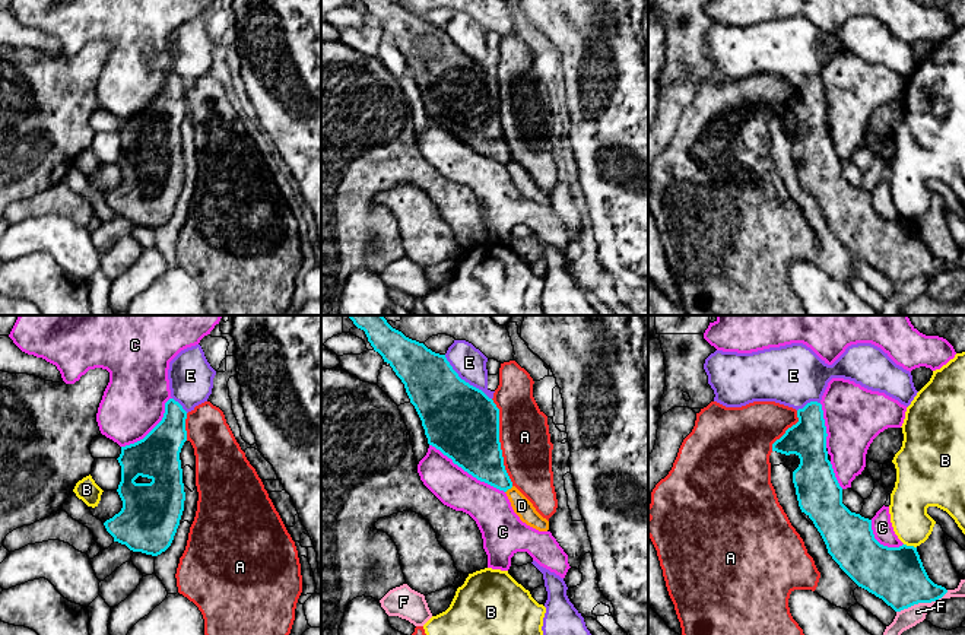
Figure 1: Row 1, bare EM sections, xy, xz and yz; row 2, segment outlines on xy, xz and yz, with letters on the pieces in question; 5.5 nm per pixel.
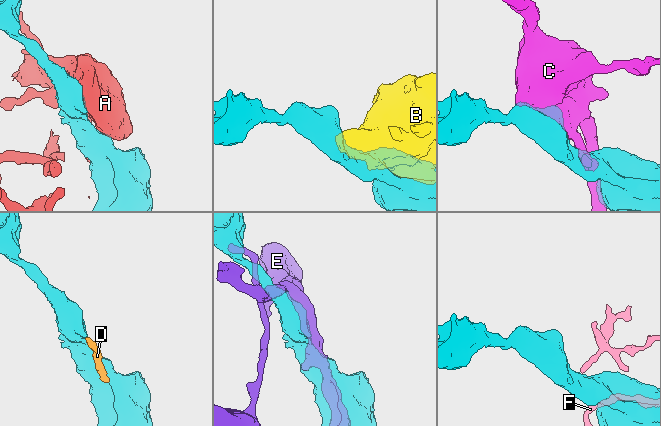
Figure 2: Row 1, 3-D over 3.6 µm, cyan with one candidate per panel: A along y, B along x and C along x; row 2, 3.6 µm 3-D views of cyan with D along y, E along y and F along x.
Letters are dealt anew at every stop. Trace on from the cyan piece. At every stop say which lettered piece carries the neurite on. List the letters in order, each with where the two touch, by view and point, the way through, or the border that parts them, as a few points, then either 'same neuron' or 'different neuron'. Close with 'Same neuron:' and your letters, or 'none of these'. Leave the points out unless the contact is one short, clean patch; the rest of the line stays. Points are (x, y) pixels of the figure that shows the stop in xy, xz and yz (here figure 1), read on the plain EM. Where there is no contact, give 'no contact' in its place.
A: meets cyan in xz at (500, 116); different neuron
B: meets cyan in yz at (910, 219); different neuron
C: meets cyan in xz at (467, 145); different neuron
D: meets cyan in xz at (508, 161); border along xz (513, 159), (505, 165); different neuron
E: meets cyan in xz at (463, 53); different neuron
F: meets cyan in yz at (921, 275); different neuron
Same neuron: none of these

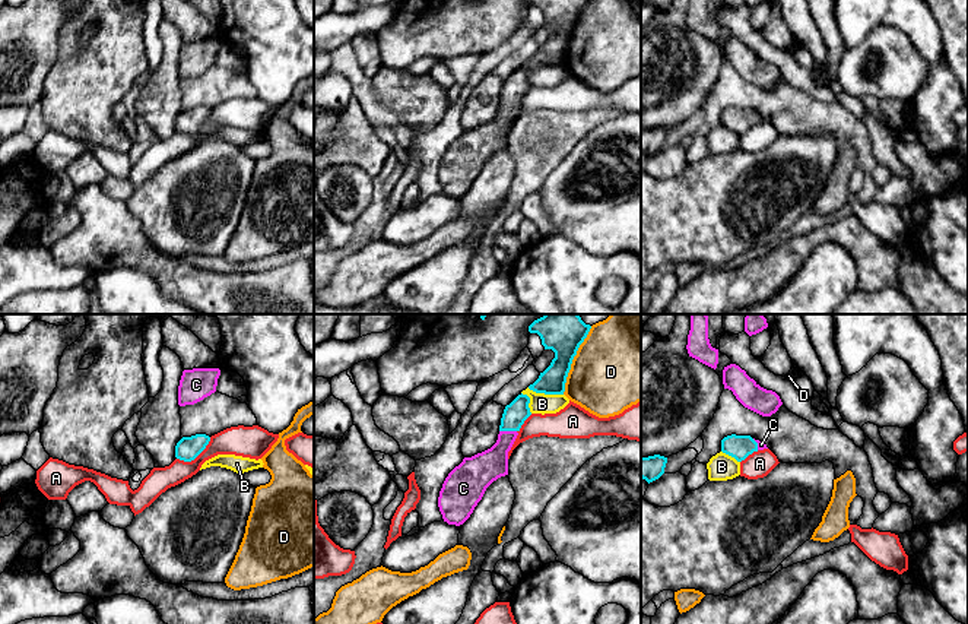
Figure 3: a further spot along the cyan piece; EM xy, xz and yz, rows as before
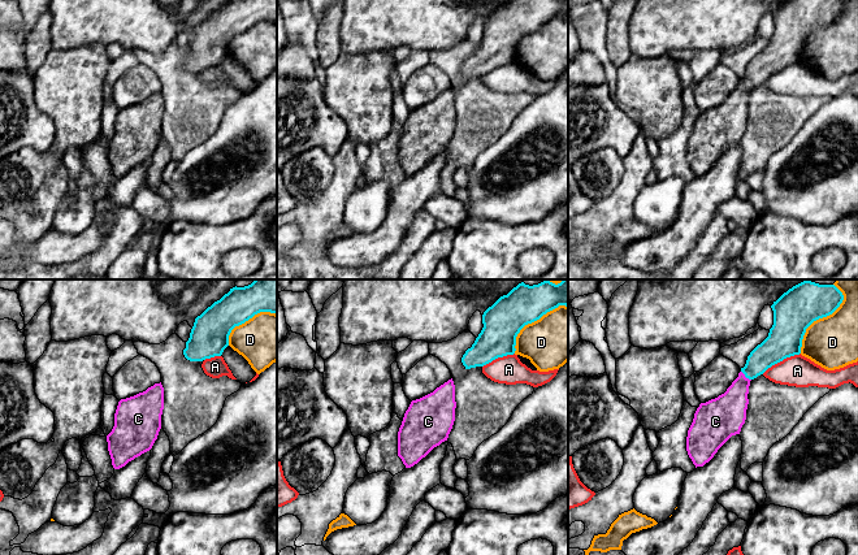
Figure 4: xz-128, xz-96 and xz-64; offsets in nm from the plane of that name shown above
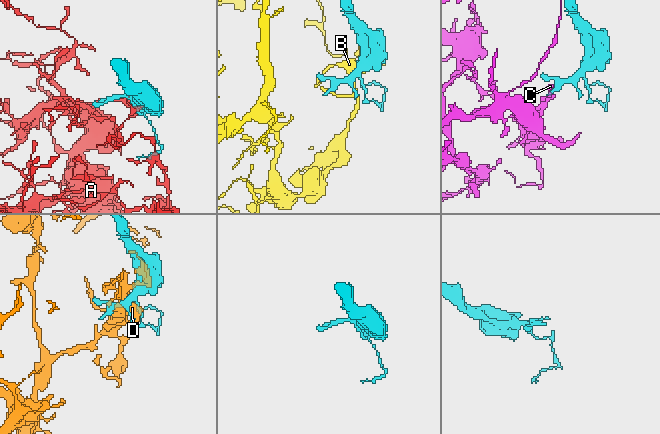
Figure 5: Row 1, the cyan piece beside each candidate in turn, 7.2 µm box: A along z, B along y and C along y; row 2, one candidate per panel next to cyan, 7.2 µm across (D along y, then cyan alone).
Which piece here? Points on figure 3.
A: meets cyan in xy at (196, 129); different neuron
B: meets cyan in xz at (545, 66); different neuron
C: meets cyan in xz at (508, 103); runs through xz (514, 86), (508, 103), (504, 117), (484, 141); same neuron
D: meets cyan in xz at (571, 34); different neuron
Same neuron: C

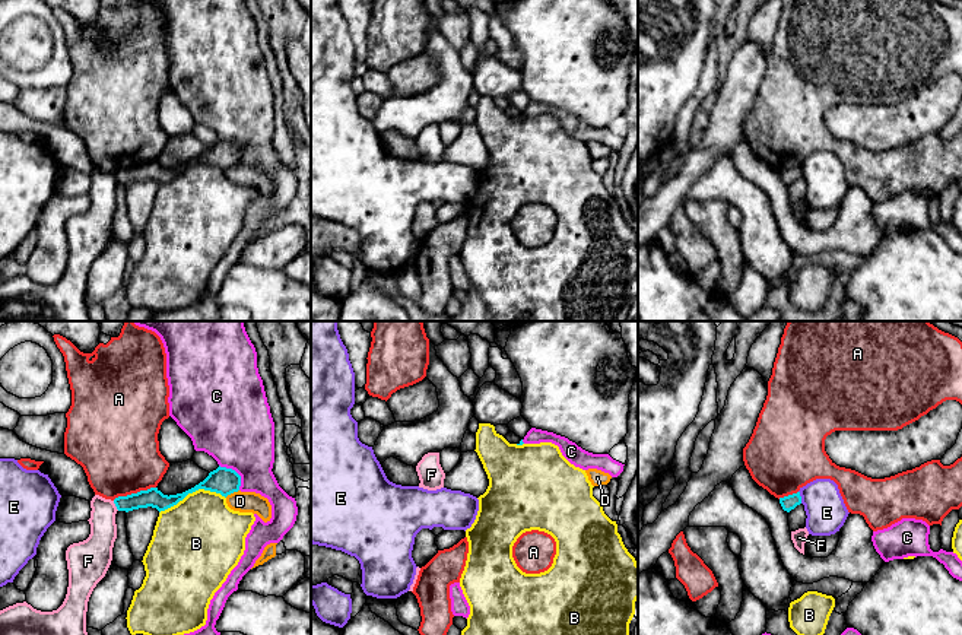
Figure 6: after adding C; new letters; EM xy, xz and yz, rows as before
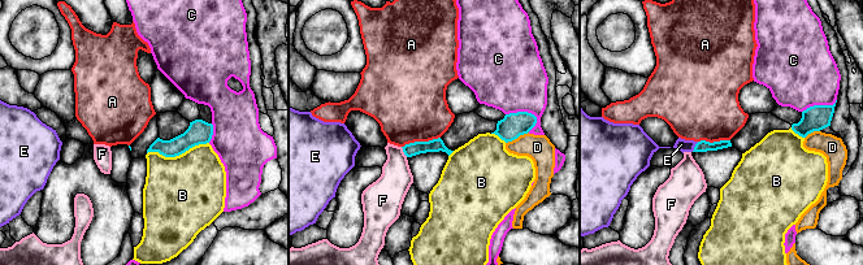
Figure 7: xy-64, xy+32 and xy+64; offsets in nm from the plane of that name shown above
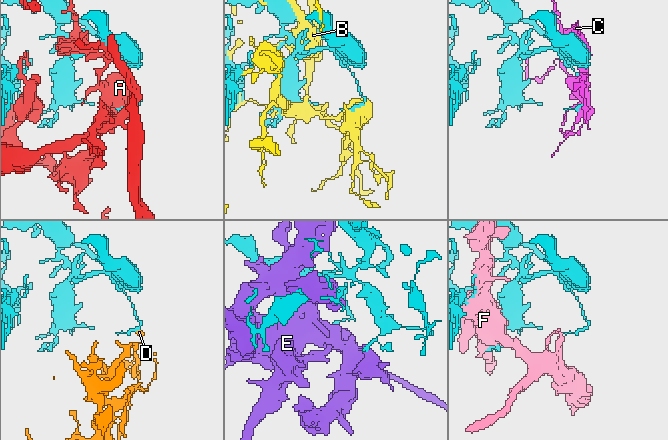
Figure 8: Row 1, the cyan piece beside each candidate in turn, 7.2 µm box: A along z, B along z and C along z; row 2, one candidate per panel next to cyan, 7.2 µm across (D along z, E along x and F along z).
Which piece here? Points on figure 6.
A: meets cyan in xy at (133, 167); different neuron
B: meets cyan in xy at (191, 165); different neuron
C: meets cyan in xy at (237, 146); different neuron
D: meets cyan in xy at (231, 165); border along xy (238, 162), (225, 170); different neuron
E: meets cyan in yz at (800, 170); different neuron
F: meets cyan in xy at (116, 178); different neuron
Same neuron: none of these

